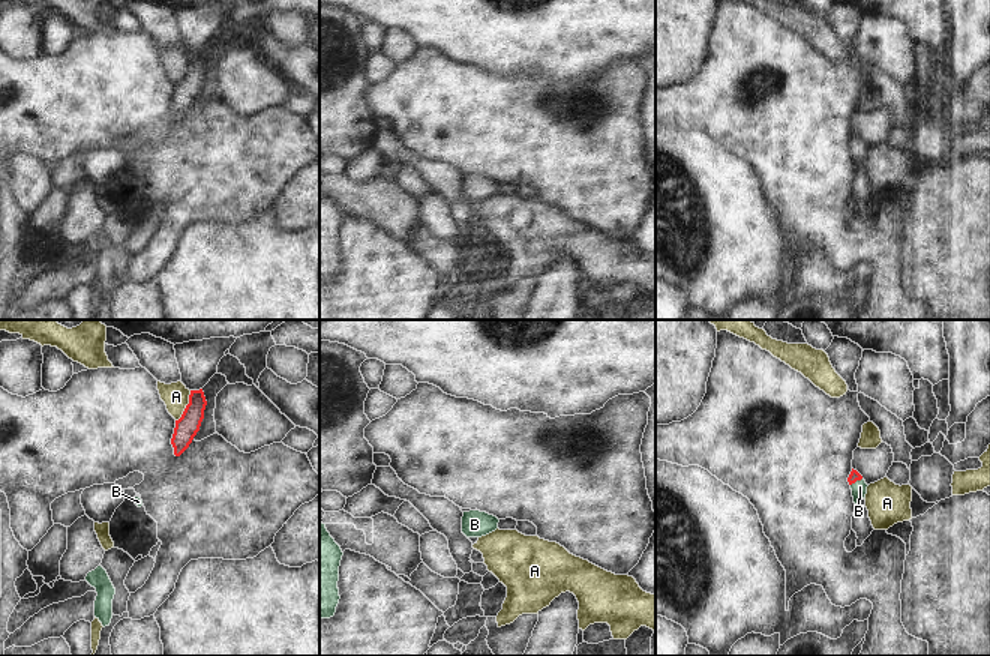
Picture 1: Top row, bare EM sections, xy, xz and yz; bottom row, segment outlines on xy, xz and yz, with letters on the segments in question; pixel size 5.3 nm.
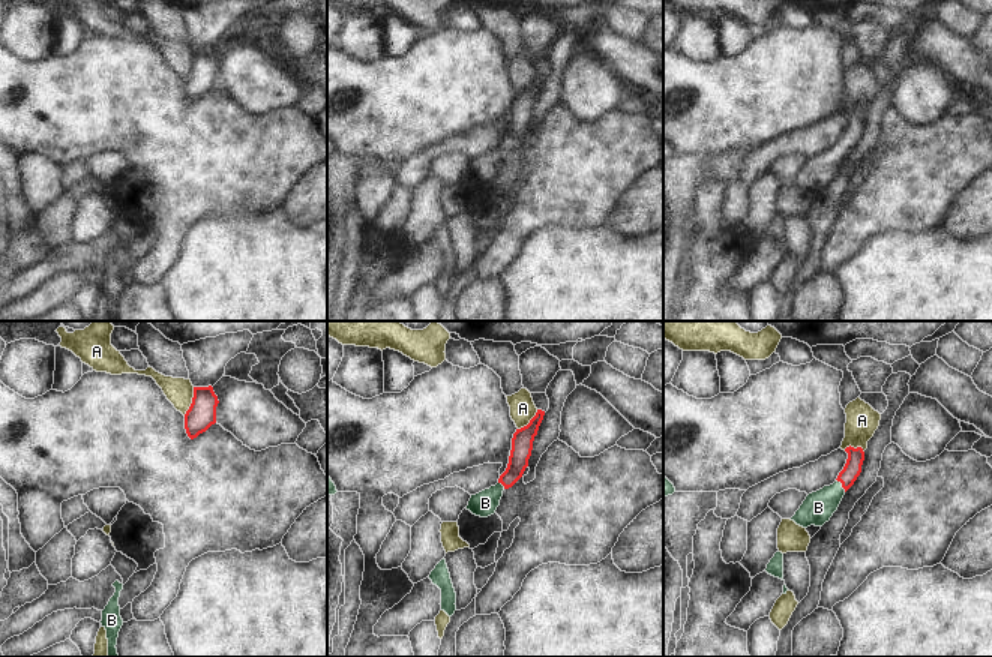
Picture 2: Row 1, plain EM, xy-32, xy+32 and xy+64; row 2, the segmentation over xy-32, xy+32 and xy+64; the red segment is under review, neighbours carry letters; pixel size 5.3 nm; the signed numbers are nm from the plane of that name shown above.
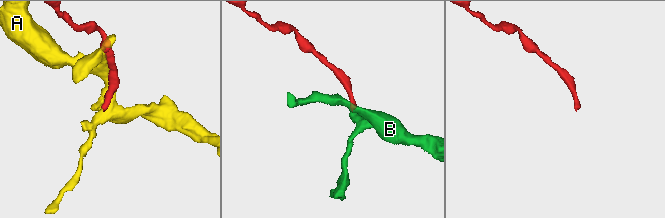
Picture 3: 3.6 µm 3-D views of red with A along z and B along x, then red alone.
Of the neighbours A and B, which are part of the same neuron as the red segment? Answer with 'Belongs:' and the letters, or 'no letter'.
Belongs: B

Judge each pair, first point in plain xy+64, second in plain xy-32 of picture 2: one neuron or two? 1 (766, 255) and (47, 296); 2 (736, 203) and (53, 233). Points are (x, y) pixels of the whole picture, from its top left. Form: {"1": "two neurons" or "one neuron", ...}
{"1": "one neuron", "2": "one neuron"}

